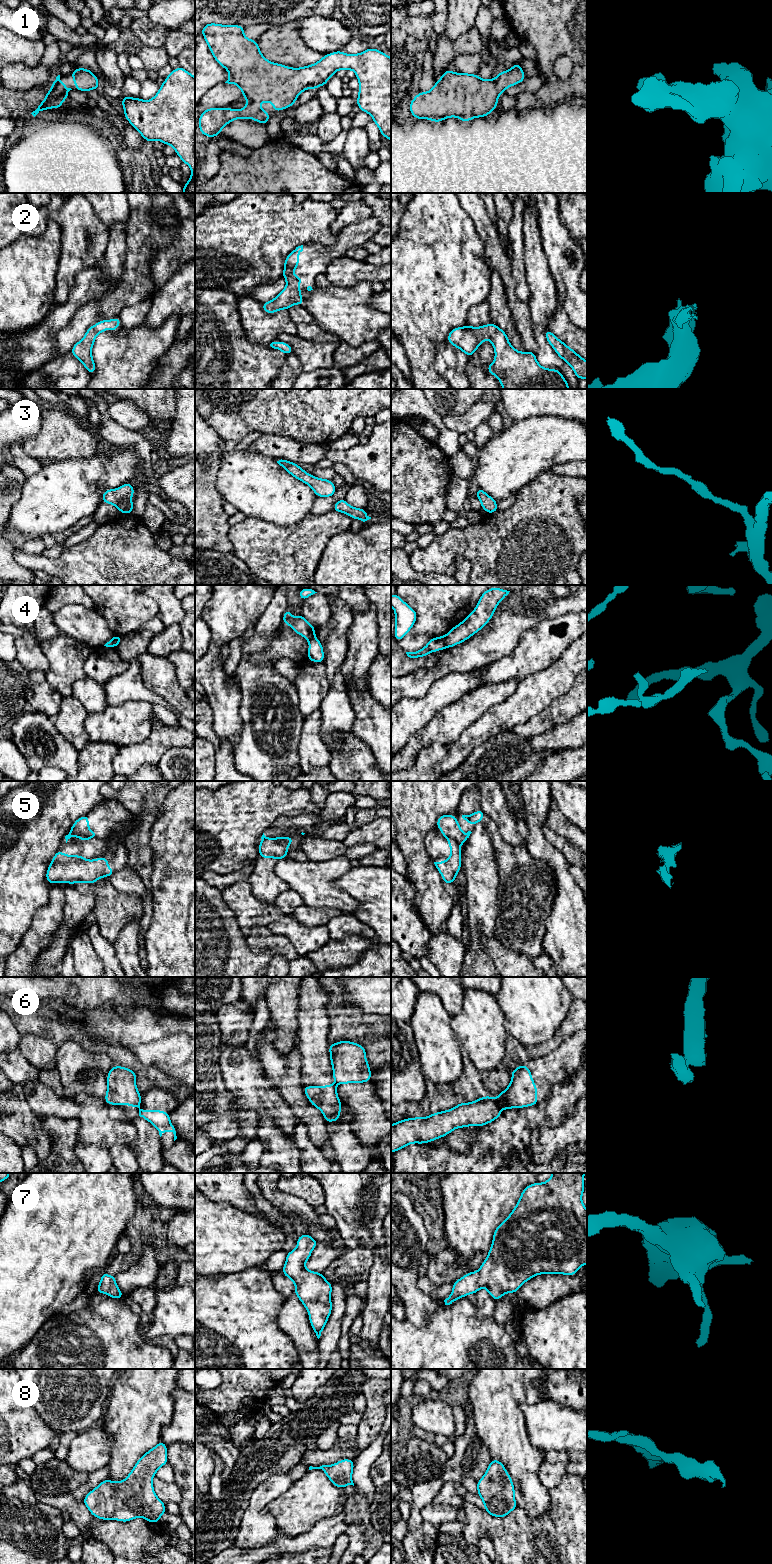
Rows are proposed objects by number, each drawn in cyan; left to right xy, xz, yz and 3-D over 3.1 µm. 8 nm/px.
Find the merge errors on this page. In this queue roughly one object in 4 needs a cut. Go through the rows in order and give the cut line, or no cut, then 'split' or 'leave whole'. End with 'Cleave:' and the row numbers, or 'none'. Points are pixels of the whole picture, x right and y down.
1: cut none; leave whole
2: cut none; leave whole
3: cut none; leave whole
4: cut yz (444, 636), (446, 646); split
5: cut yz (446, 837), (452, 837), (460, 843); split
6: cut yz (495, 1101), (498, 1104); split
7: cut none; leave whole
8: cut none; leave whole
Cleave: 4, 5, 6

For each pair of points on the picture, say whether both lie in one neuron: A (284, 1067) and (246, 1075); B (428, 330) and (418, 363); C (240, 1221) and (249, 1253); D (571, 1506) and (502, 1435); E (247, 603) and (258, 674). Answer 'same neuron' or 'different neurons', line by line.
A: different neurons
B: same neuron
C: same neuron
D: different neurons
E: different neurons

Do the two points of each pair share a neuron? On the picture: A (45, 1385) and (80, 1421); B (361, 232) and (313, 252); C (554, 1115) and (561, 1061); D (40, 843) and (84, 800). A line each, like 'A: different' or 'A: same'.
A: same
B: same
C: different
D: same

